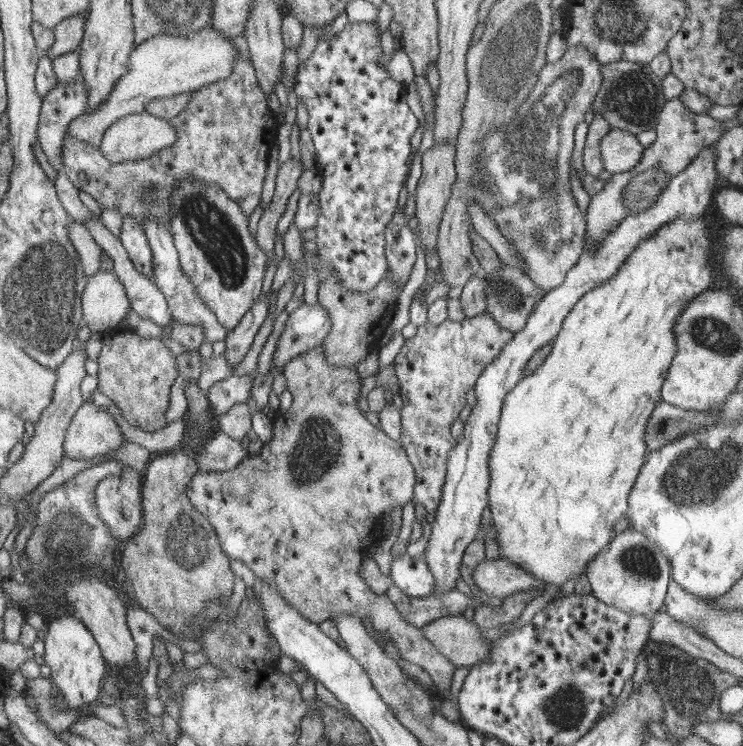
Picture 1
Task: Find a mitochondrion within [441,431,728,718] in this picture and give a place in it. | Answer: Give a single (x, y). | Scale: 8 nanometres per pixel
(639, 560)

